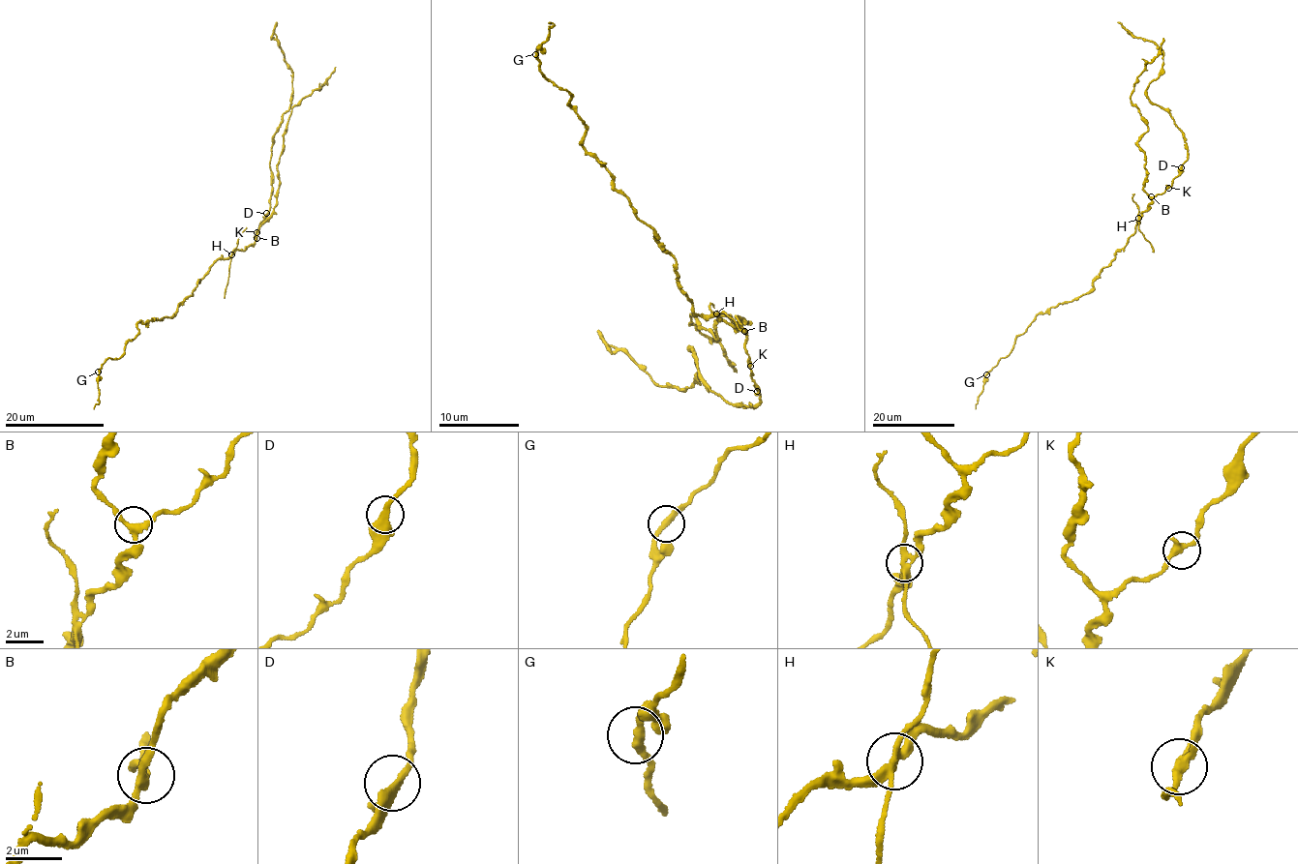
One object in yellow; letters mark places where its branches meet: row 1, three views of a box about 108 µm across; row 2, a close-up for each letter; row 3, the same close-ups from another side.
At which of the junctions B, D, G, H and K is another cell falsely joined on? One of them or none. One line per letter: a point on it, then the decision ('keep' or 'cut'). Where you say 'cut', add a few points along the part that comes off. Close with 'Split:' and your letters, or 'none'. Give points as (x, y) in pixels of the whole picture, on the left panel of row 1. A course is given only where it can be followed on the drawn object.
B: place (256, 238); keep
D: place (266, 213); keep
G: place (98, 372); keep
H: place (231, 254); cut; course (232, 255), (225, 298)
K: place (256, 232); keep
Split: H

